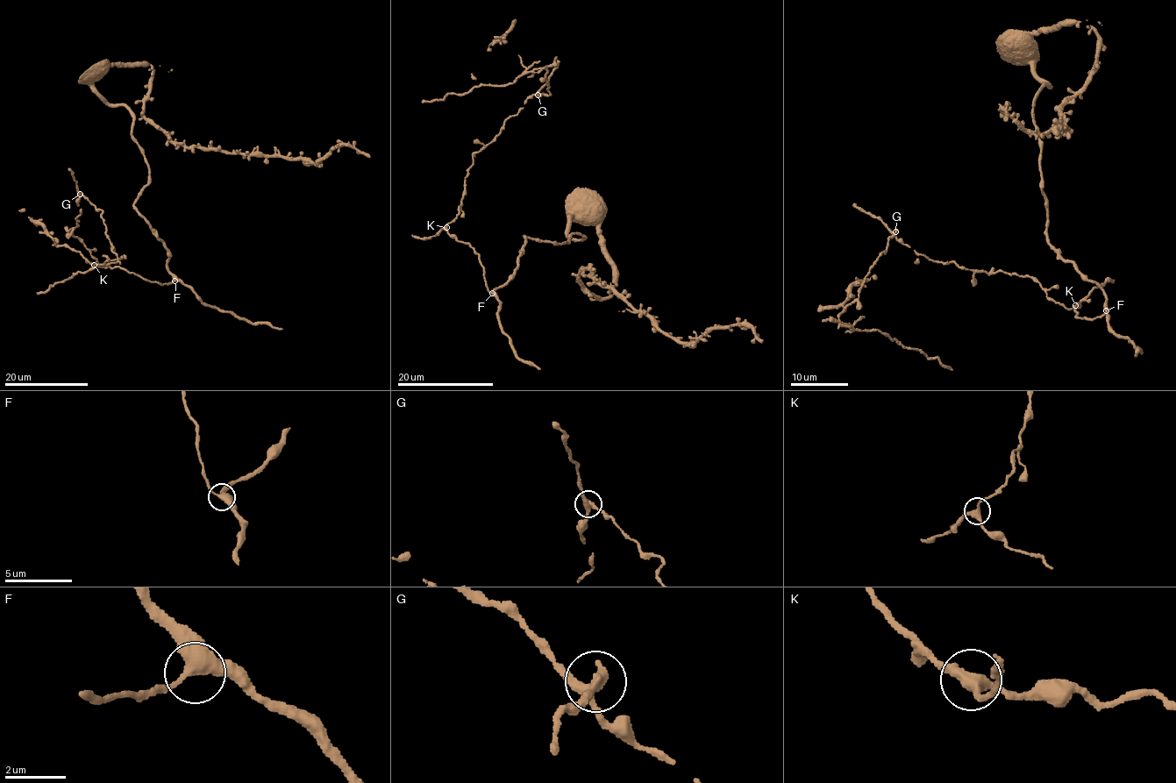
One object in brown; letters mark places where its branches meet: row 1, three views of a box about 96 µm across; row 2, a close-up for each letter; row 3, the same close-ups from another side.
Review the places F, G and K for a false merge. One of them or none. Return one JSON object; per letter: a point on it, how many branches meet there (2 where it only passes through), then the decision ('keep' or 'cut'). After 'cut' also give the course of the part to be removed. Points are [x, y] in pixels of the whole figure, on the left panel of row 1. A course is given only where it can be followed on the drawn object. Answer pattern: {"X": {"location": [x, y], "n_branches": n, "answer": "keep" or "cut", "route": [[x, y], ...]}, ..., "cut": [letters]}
{"F": {"location": [174, 281], "n_branches": 3, "answer": "keep"}, "G": {"location": [80, 194], "n_branches": 3, "answer": "cut", "route": [[79, 194], [102, 210], [105, 232], [117, 257], [37, 293]]}, "K": {"location": [94, 265], "n_branches": 3, "answer": "keep"}, "cut": ["G"]}

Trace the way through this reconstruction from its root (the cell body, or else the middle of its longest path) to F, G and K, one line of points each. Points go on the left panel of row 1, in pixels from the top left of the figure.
F: (134, 205), (138, 213), (148, 223), (167, 251), (167, 268), (174, 281)
G: (134, 205), (169, 254), (171, 282), (95, 267), (68, 231), (80, 215), (79, 194)
K: (134, 205), (138, 213), (148, 223), (167, 251), (167, 268), (174, 281), (158, 283), (119, 266), (94, 265)

